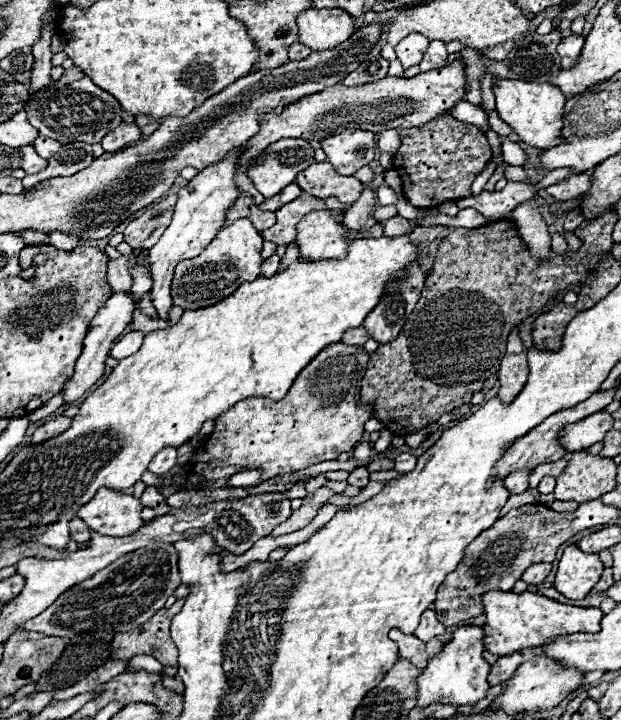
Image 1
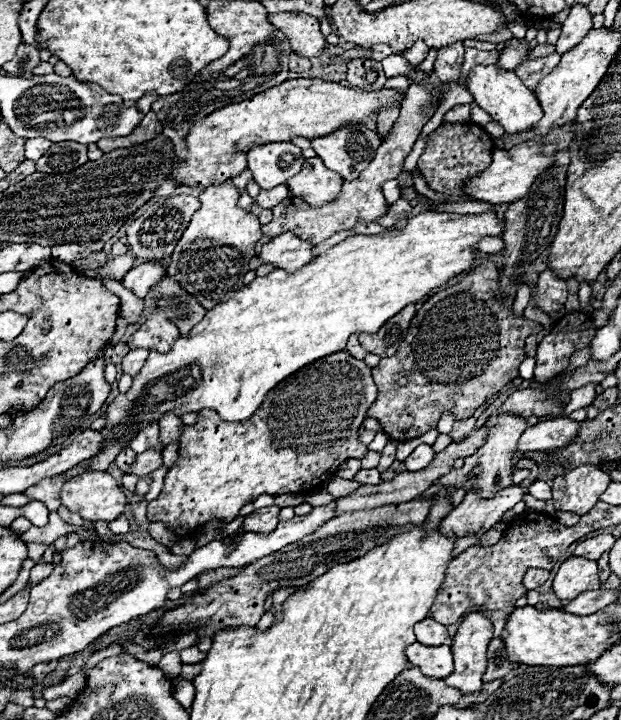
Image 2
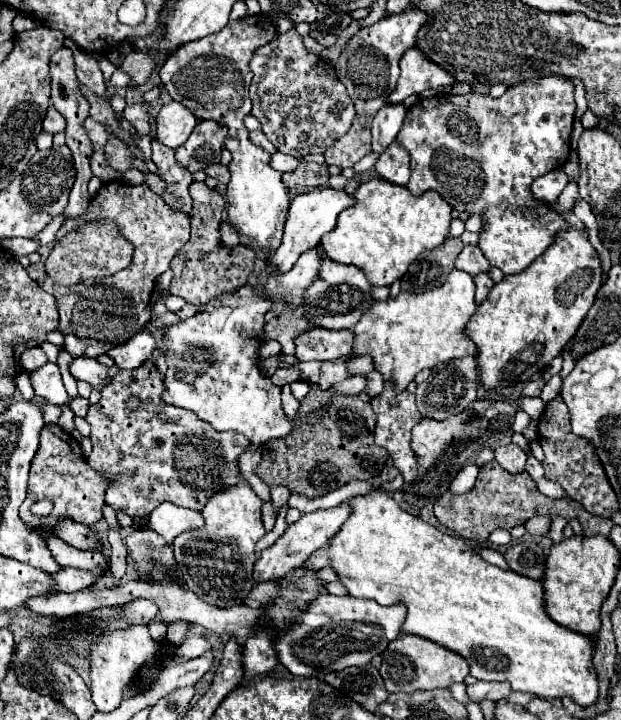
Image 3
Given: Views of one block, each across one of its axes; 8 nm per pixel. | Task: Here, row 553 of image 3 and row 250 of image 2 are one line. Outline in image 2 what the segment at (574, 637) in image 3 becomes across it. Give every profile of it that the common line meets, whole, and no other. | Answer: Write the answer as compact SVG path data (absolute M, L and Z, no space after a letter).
M422 212L418 216L412 216L402 230L388 230L378 236L350 236L330 248L326 254L314 258L298 272L290 274L276 268L268 276L256 276L248 286L238 290L234 298L206 310L202 322L198 322L188 336L180 336L166 354L150 350L150 356L146 358L142 370L134 376L130 390L118 394L106 406L106 426L100 430L100 452L112 444L112 438L122 442L122 448L130 448L136 430L160 422L160 418L168 412L182 416L186 412L200 412L204 408L210 408L228 422L252 418L264 402L266 394L278 382L282 382L308 362L316 362L318 358L344 350L350 334L380 330L380 326L388 318L392 318L392 314L398 314L404 306L408 306L408 302L418 302L430 290L444 286L448 278L472 268L476 242L484 236L500 236L502 232L504 220L494 212Z

